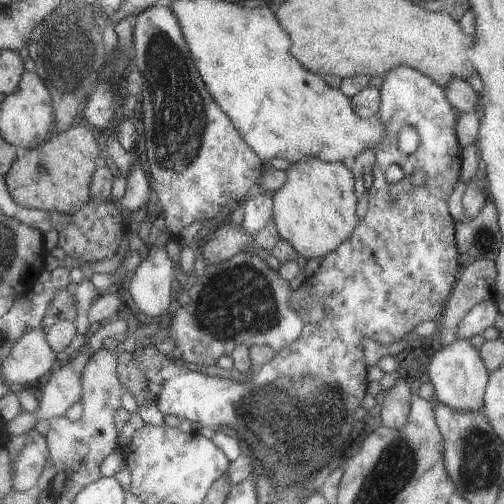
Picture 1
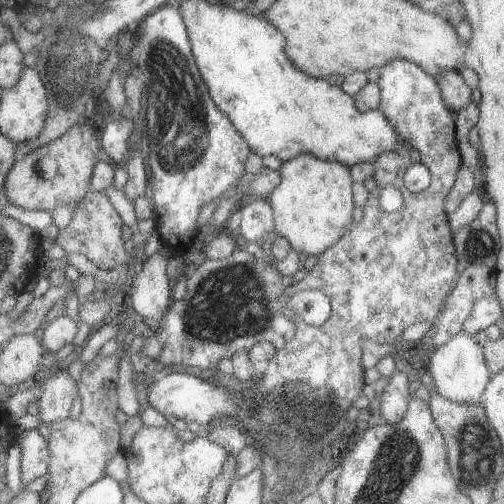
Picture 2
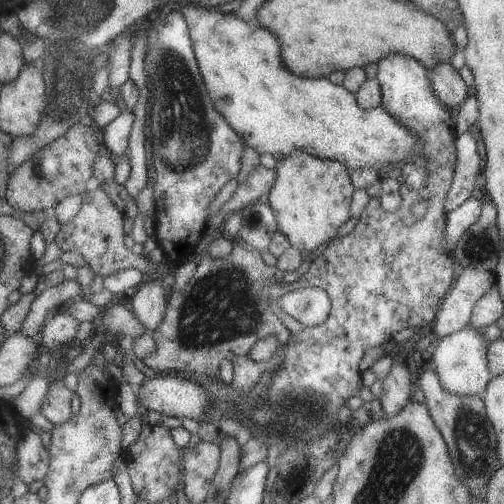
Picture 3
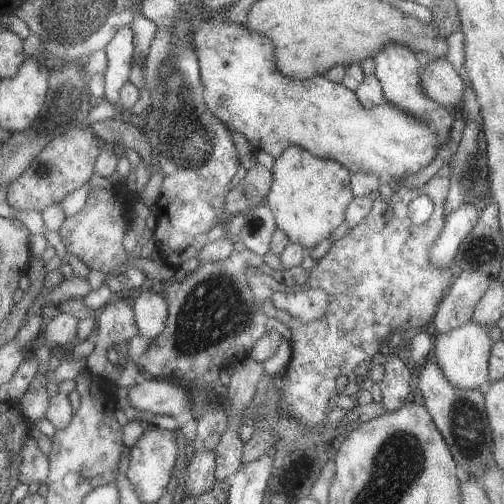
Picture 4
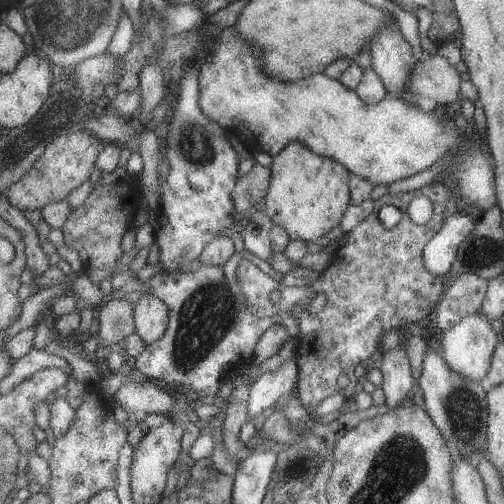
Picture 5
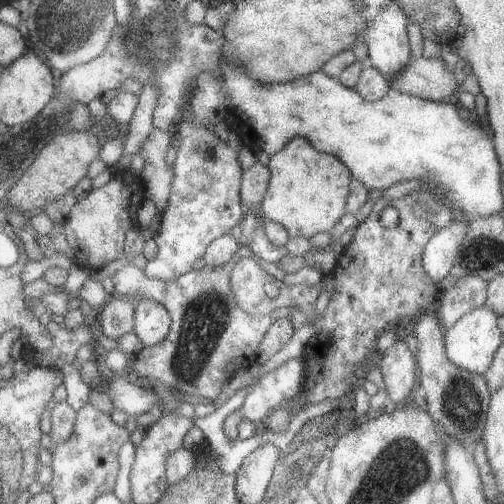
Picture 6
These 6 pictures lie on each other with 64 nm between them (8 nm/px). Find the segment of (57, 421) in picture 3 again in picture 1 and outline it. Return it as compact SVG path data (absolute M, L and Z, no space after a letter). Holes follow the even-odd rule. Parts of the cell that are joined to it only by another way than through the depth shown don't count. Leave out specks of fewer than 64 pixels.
M61 364L51 380L43 386L43 392L39 394L39 408L33 412L37 422L53 418L63 418L67 410L77 404L83 398L83 386L81 386L81 374L75 374L75 370L69 364Z

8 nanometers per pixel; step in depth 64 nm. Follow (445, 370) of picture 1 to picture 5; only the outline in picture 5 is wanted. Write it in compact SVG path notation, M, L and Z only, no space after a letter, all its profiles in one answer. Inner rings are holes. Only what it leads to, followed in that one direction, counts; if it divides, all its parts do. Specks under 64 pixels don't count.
M475 312L467 318L461 318L453 328L449 328L447 332L439 332L439 352L441 358L445 360L445 364L461 374L463 378L469 378L473 382L483 382L489 364L491 364L491 356L497 342L497 330L499 326L495 322L491 322L487 316L481 316L481 312Z

